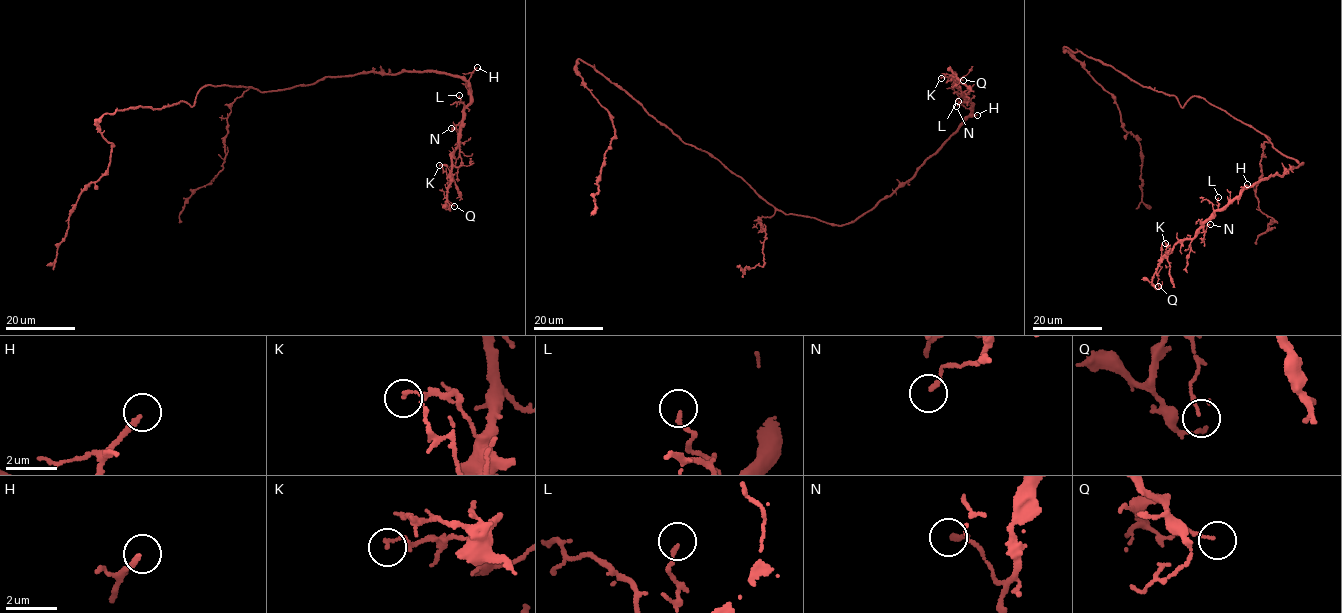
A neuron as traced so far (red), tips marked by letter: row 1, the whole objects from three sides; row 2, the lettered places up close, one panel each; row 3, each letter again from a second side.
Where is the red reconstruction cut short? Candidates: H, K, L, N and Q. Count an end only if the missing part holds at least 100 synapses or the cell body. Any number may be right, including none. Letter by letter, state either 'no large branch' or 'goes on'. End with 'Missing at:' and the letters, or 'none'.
H: goes on
K: no large branch
L: no large branch
N: no large branch
Q: no large branch
Missing at: H

